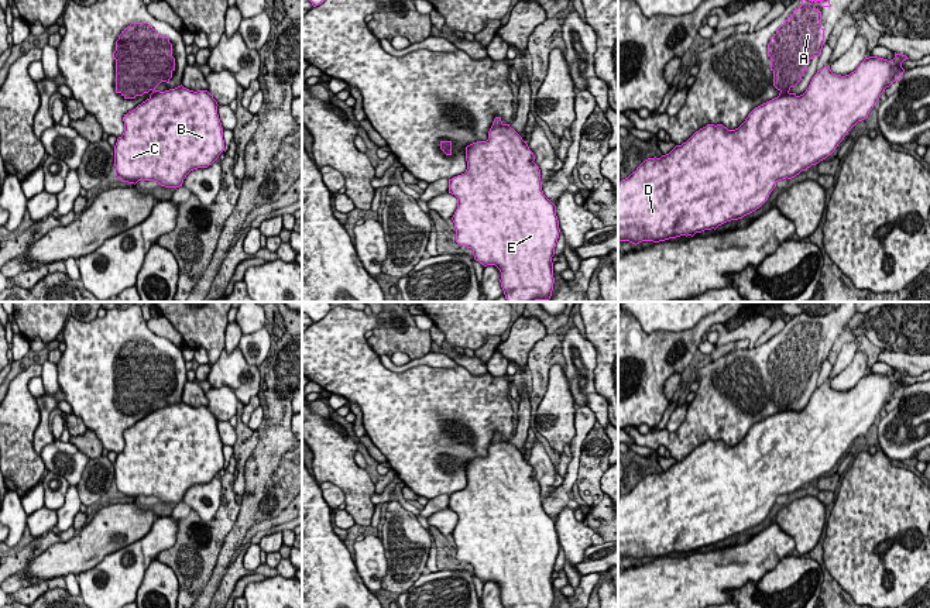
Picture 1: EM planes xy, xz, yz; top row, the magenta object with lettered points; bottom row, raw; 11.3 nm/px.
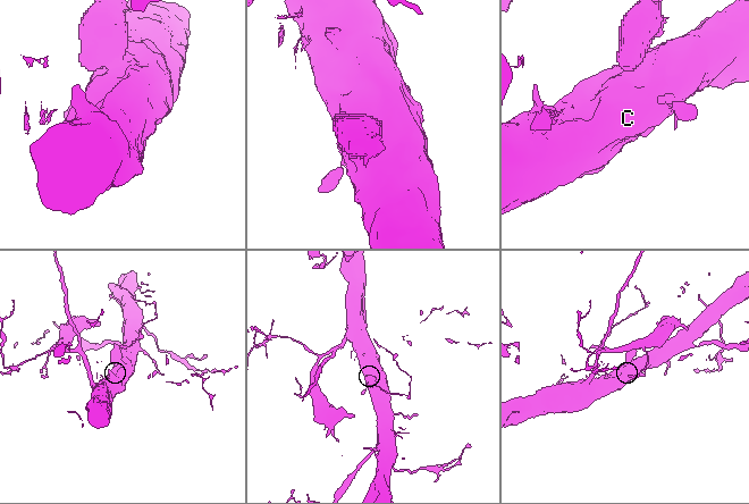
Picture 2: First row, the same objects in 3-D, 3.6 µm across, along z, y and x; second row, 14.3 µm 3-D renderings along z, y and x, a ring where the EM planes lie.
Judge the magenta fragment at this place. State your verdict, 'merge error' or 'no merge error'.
merge error

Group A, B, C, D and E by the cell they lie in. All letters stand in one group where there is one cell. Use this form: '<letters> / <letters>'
A / B C D E

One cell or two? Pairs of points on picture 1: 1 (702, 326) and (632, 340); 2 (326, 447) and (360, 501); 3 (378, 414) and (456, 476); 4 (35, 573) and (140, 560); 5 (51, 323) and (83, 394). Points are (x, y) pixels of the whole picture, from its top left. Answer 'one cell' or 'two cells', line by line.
1: one cell
2: one cell
3: one cell
4: two cells
5: two cells

